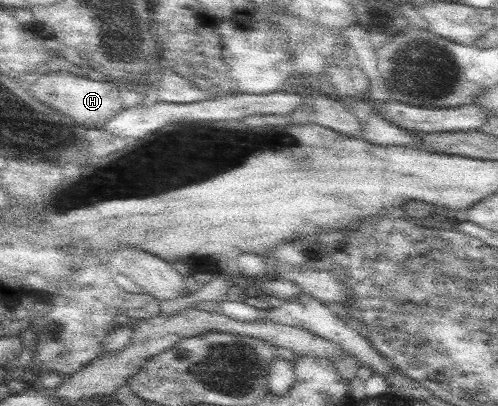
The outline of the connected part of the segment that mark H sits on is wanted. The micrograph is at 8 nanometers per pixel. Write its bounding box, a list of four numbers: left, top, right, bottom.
[31,71,124,129]

